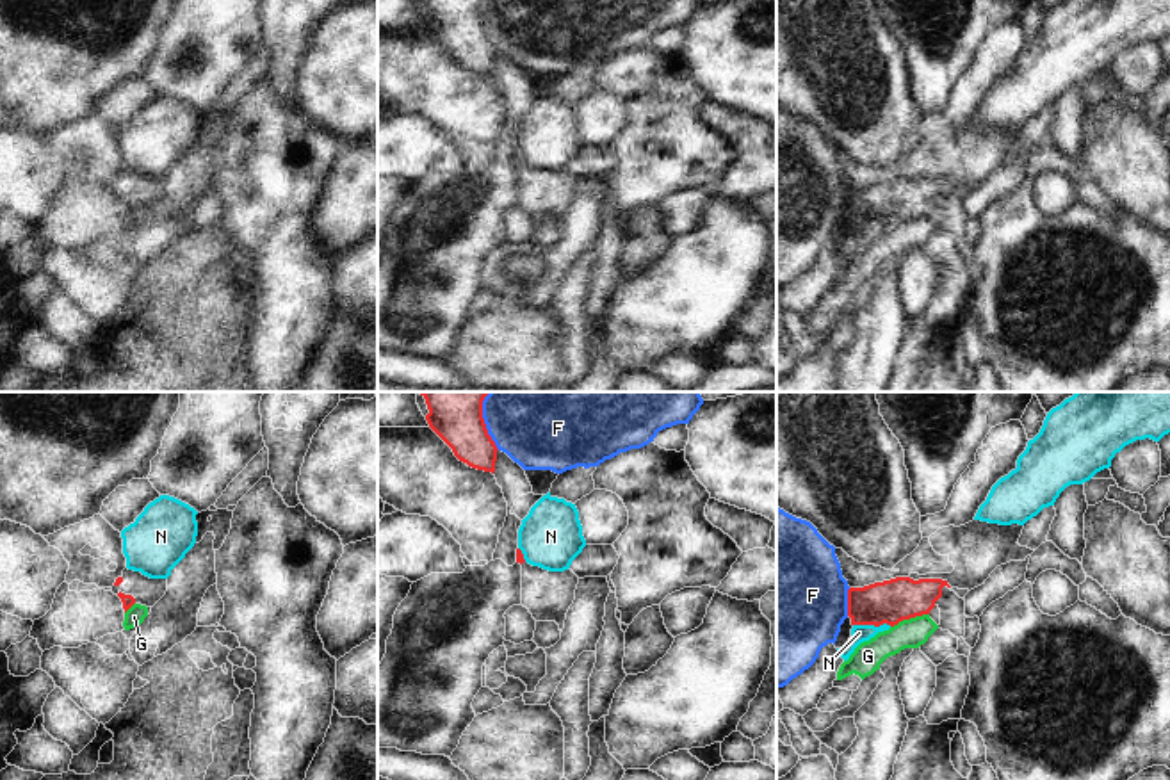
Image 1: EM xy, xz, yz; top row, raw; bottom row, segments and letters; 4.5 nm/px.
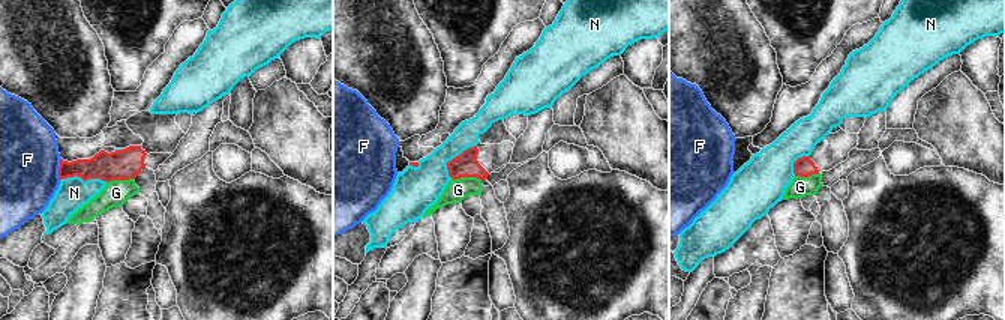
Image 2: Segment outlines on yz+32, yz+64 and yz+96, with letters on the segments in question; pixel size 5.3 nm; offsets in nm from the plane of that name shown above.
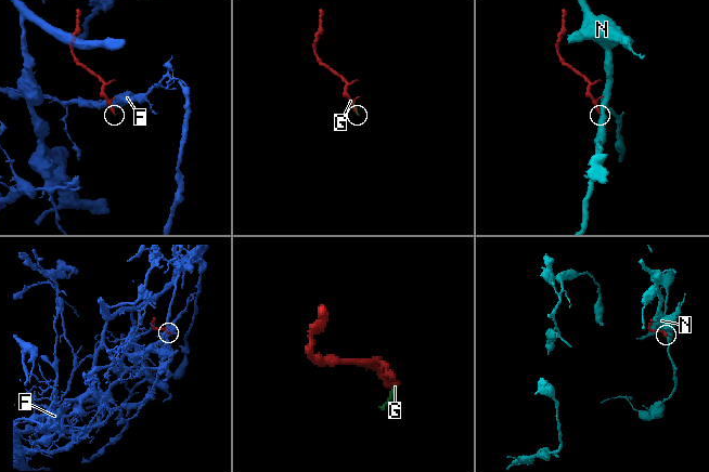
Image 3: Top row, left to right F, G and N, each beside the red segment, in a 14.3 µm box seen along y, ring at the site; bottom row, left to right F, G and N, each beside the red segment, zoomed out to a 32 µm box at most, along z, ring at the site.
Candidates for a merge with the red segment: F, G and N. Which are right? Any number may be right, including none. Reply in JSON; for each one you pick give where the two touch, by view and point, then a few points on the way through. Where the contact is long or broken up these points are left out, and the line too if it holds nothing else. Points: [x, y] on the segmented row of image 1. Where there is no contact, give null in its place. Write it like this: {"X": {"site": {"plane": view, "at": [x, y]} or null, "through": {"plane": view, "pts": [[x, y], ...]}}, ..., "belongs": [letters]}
{"belongs": []}

